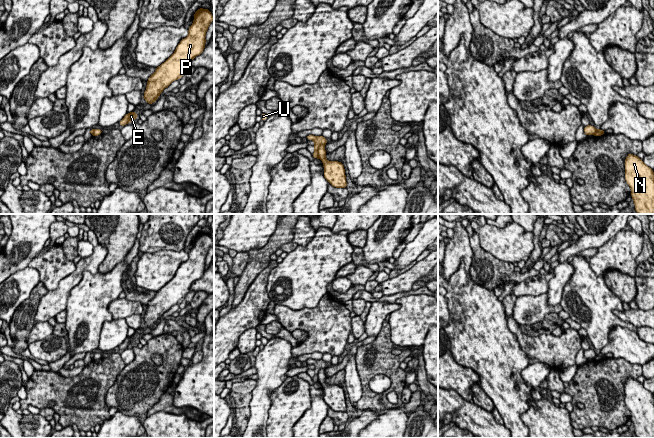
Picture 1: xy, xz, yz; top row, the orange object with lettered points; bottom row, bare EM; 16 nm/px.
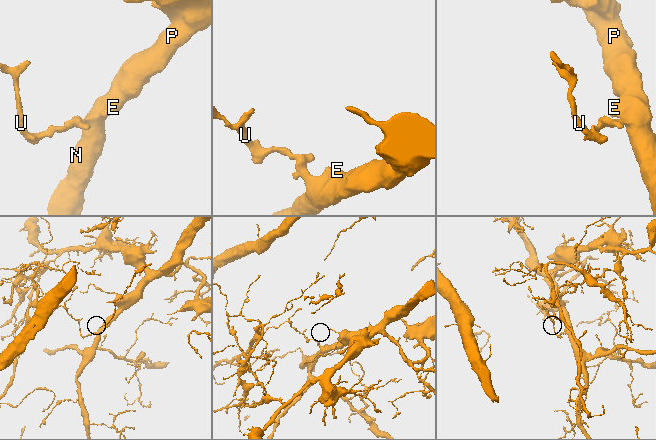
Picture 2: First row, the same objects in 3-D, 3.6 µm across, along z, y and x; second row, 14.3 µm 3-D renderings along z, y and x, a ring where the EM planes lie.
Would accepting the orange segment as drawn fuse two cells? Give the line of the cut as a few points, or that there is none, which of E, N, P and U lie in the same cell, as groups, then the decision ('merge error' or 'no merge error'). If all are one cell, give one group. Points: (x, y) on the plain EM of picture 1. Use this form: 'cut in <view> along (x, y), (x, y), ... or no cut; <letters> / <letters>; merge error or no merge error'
cut in xz along (323, 367), (318, 372), (317, 381); E N P / U; merge error

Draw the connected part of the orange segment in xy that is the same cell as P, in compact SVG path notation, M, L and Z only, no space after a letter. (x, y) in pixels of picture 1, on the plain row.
M199 232L194 238L194 245L188 253L188 260L180 265L175 276L147 304L143 323L154 328L159 319L173 305L179 304L190 292L191 285L200 279L204 272L206 256L214 245L209 233Z

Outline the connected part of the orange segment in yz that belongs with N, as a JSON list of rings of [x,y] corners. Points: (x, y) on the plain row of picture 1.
[[[632,377],[627,379],[624,389],[637,438],[654,438],[654,395]]]

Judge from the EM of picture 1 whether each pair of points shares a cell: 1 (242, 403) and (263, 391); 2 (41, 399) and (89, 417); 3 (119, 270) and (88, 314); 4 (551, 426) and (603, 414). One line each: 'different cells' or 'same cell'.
1: different cells
2: same cell
3: same cell
4: different cells

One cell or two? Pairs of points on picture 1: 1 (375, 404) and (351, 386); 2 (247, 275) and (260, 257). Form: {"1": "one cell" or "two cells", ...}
{"1": "two cells", "2": "one cell"}

